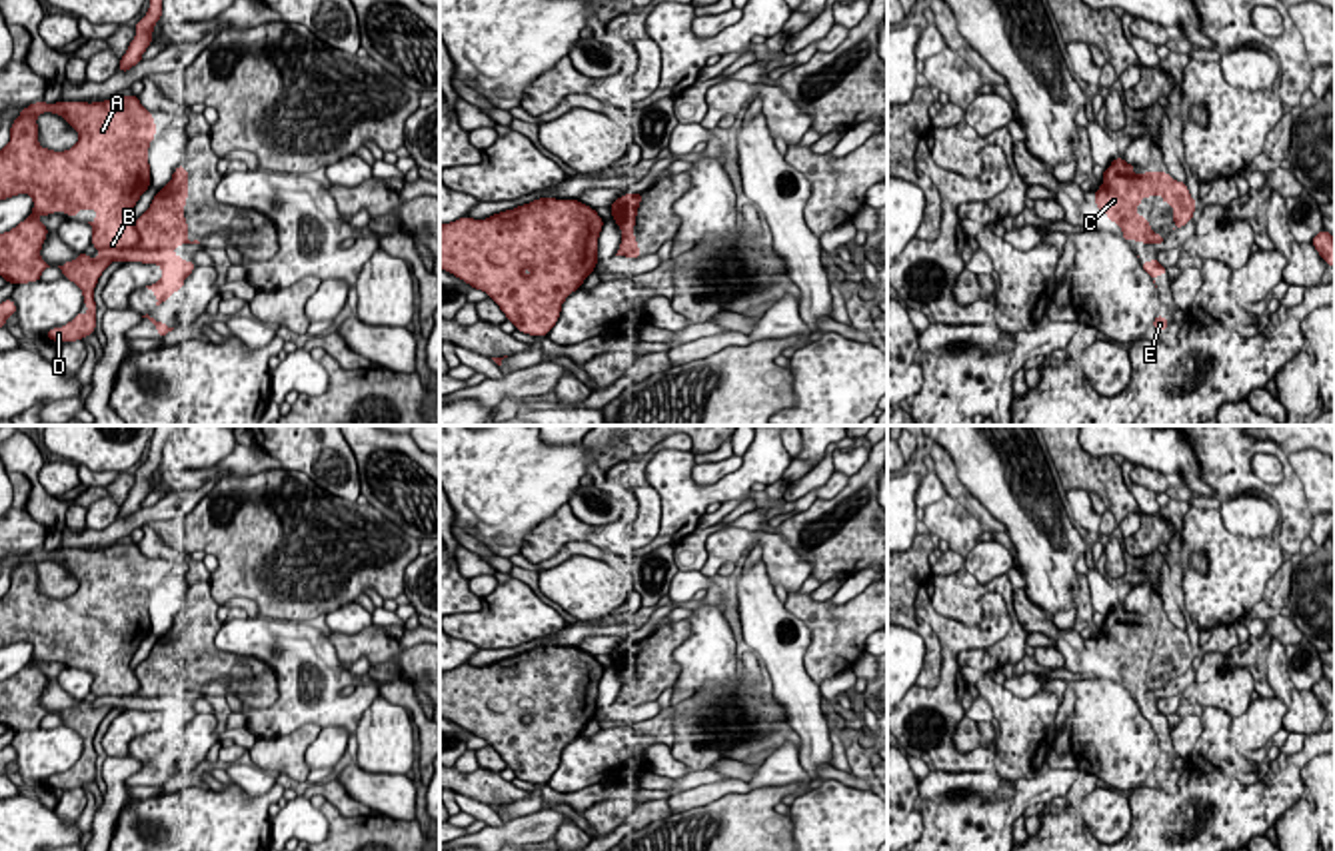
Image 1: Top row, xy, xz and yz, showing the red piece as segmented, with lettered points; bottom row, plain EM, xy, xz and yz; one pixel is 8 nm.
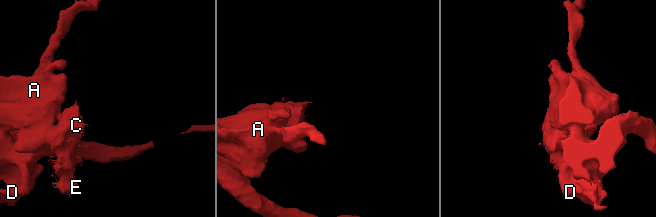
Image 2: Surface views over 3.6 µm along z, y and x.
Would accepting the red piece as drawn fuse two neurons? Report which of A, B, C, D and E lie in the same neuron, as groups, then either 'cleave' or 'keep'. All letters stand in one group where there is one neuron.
groups A B C D E; keep

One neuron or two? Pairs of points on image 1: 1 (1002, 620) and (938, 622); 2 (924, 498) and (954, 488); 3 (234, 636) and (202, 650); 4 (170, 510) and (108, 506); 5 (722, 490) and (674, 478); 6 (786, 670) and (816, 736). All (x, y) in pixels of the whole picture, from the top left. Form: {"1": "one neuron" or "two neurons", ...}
{"1": "one neuron", "2": "two neurons", "3": "two neurons", "4": "two neurons", "5": "one neuron", "6": "one neuron"}

